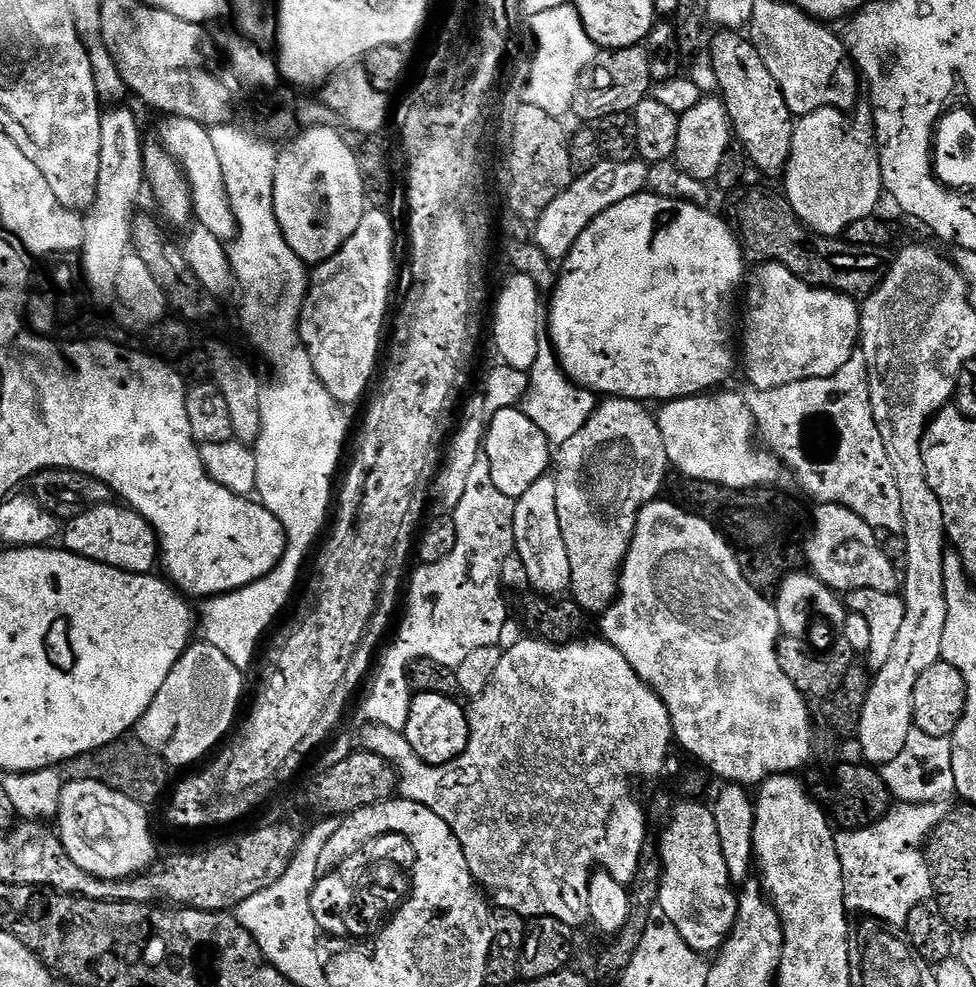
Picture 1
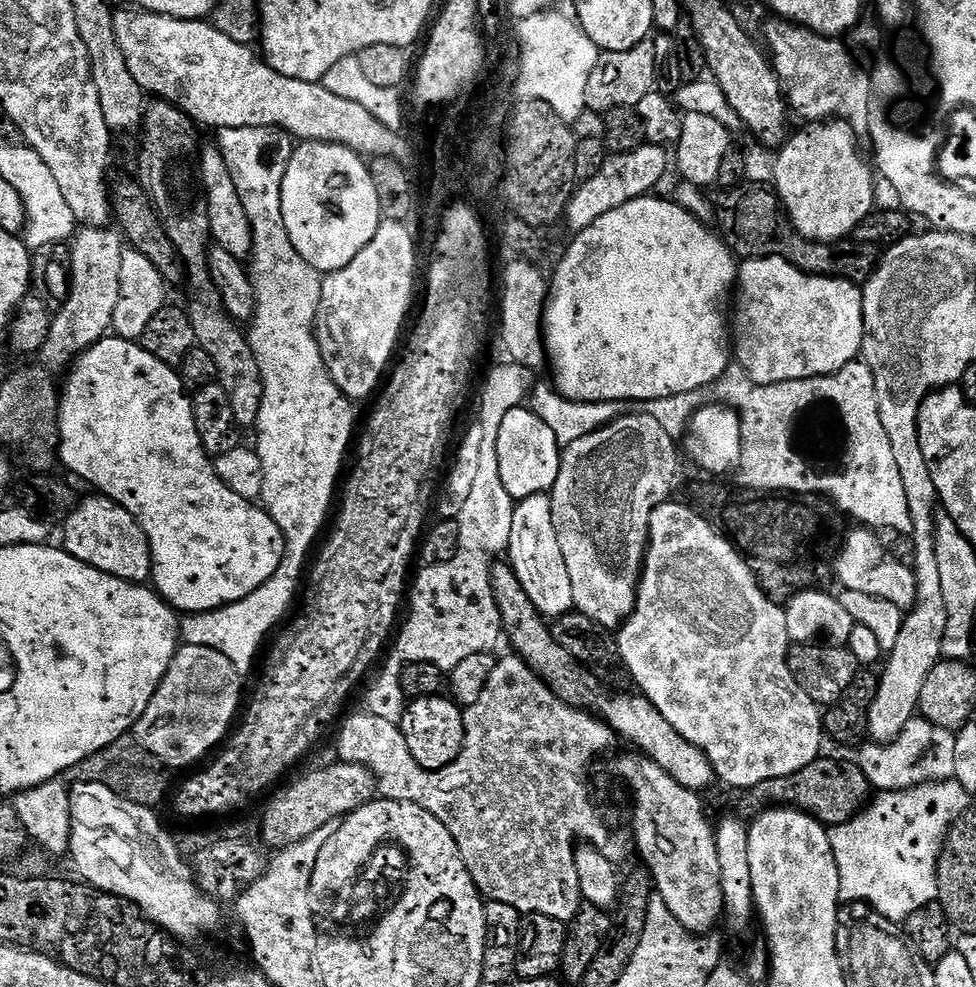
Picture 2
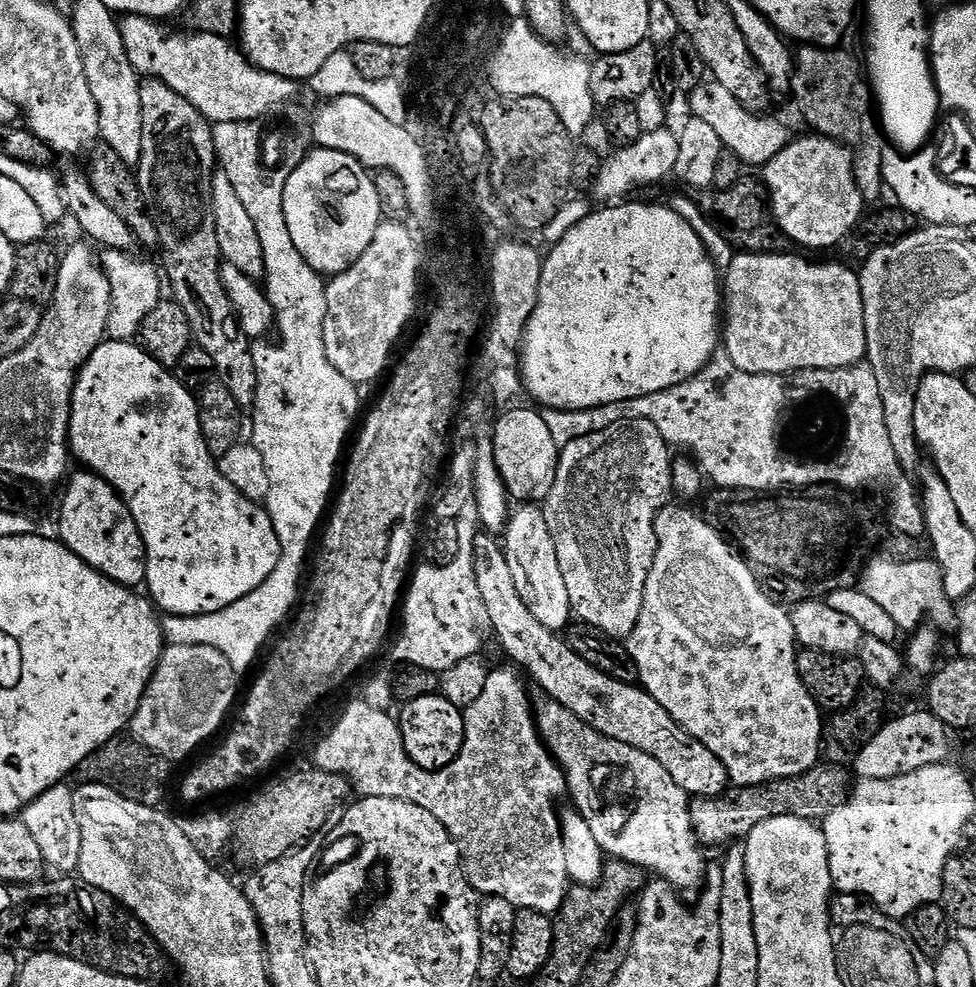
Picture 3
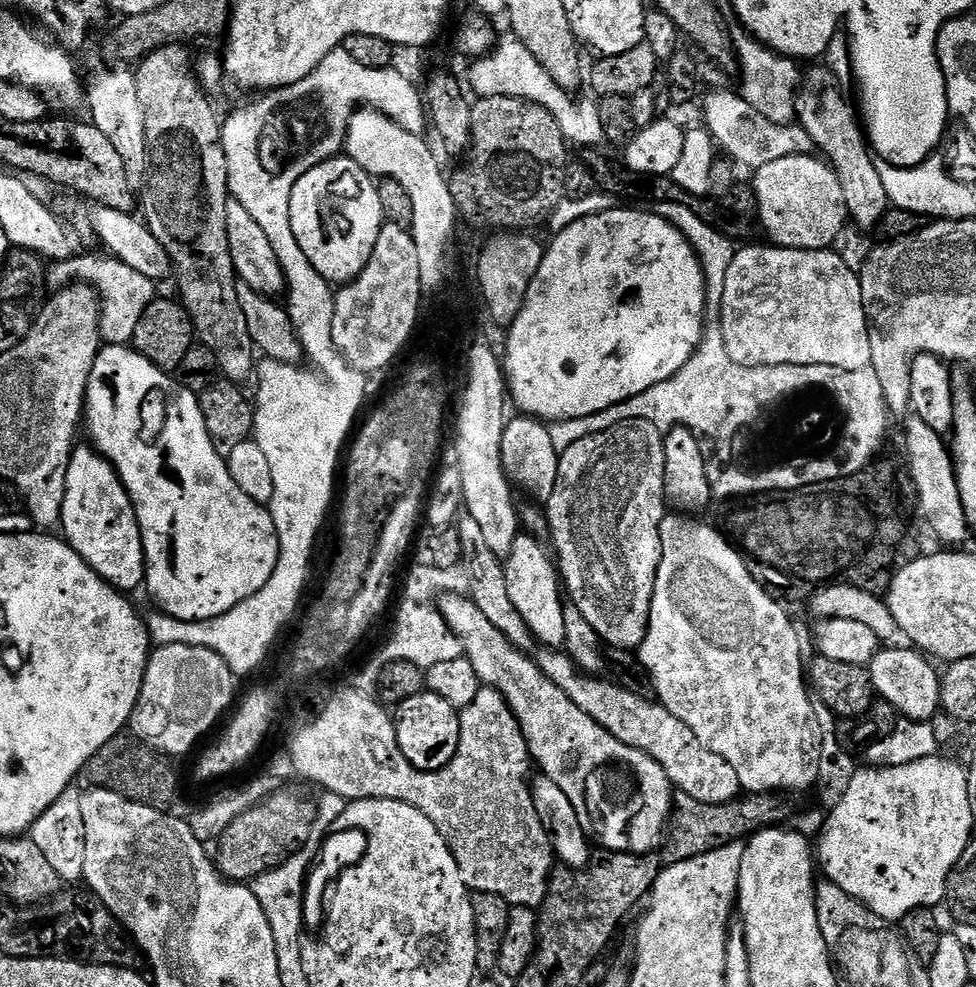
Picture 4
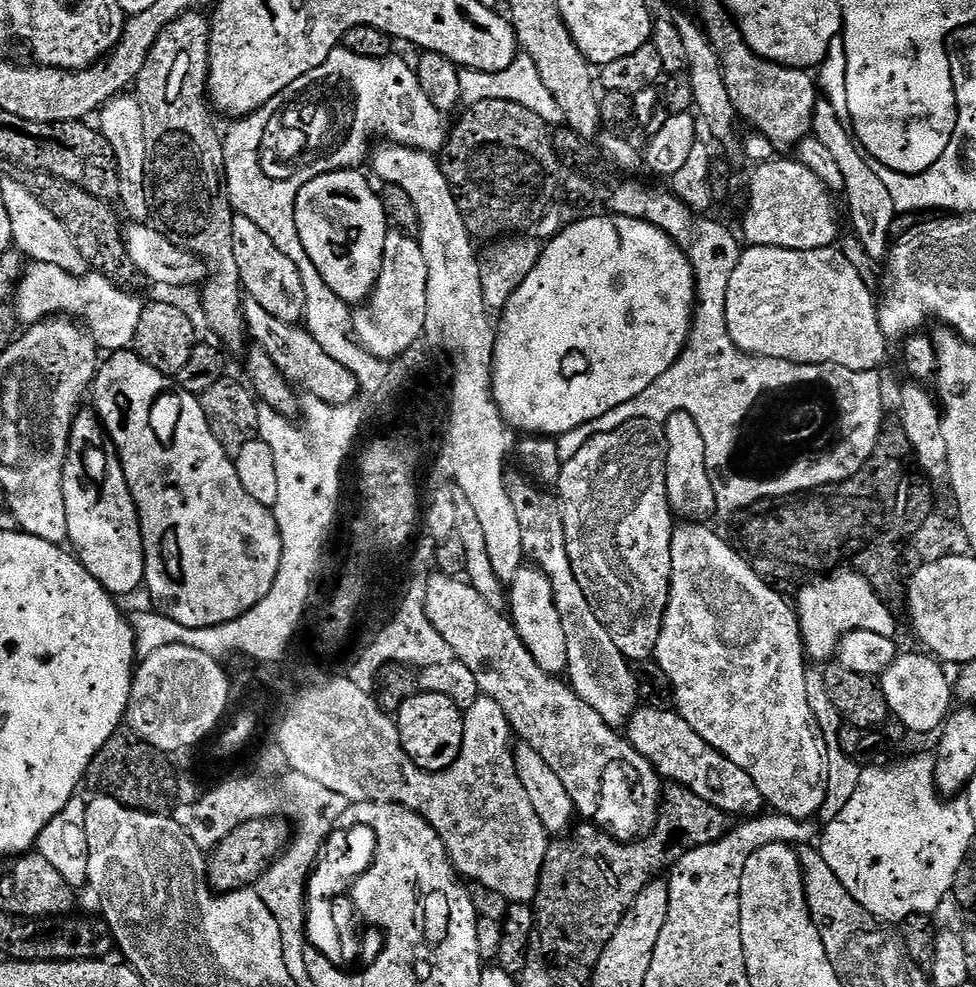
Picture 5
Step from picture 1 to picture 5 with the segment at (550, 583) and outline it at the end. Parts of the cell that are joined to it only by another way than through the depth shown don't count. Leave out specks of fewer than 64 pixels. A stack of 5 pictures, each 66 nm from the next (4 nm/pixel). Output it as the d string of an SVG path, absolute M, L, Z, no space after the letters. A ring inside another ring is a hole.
M521 566L510 585L506 600L510 608L512 604L512 612L510 611L512 625L516 627L520 641L527 646L528 653L534 658L534 662L549 676L559 677L568 666L566 630L562 630L562 618L558 618L550 582L539 568Z

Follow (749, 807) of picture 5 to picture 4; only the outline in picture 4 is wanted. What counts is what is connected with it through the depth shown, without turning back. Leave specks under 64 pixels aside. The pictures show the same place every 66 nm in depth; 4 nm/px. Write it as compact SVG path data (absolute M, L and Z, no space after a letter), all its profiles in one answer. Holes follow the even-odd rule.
M543 646L537 649L534 659L542 674L546 674L546 678L550 678L550 682L554 682L554 686L558 686L558 690L562 690L562 694L566 694L566 698L578 706L578 710L590 714L598 726L614 734L618 742L626 742L626 746L634 746L634 750L642 750L654 758L654 762L666 770L670 782L679 791L690 794L690 798L698 798L698 802L703 804L729 804L741 795L742 789L734 766L698 742L698 734L694 734L686 722L678 722L678 718L674 718L674 714L670 714L670 710L663 708L659 702L642 698L619 683L611 684L608 680L600 680L604 678L583 672L567 651Z

